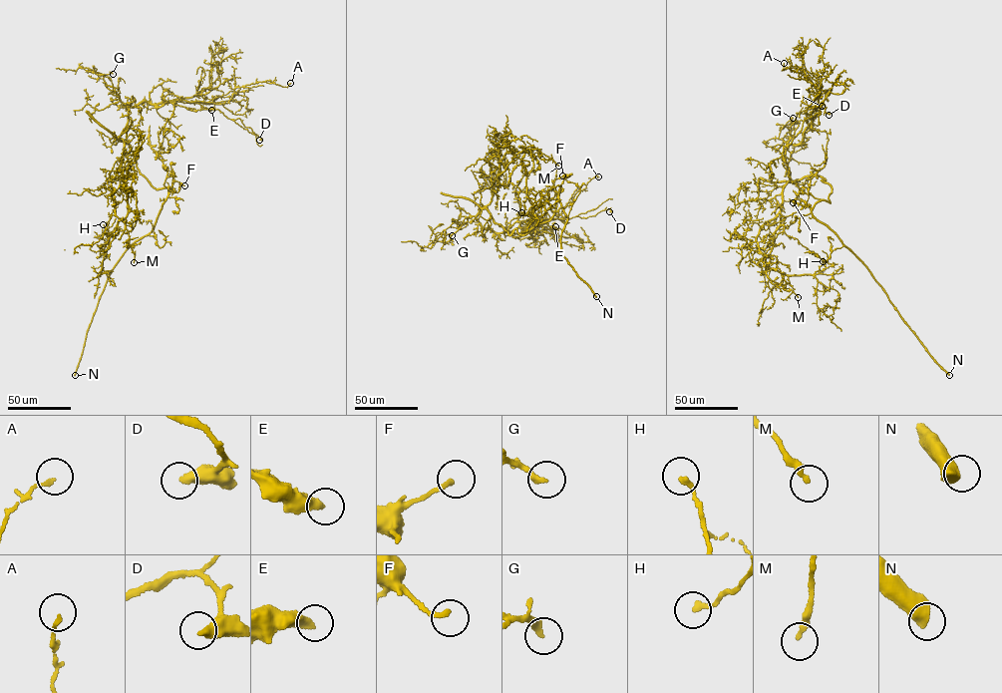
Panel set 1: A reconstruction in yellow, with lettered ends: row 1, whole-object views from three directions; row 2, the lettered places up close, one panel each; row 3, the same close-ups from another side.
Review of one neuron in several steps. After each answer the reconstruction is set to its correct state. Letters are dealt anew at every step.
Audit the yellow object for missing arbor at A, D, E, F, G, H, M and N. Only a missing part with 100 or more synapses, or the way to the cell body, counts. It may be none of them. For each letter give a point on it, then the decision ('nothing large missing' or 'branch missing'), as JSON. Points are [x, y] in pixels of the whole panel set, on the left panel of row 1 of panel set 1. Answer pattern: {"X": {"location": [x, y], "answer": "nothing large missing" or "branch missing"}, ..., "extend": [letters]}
{"A": {"location": [290, 83], "answer": "nothing large missing"}, "D": {"location": [259, 140], "answer": "nothing large missing"}, "E": {"location": [211, 110], "answer": "branch missing"}, "F": {"location": [184, 185], "answer": "nothing large missing"}, "G": {"location": [113, 74], "answer": "nothing large missing"}, "H": {"location": [103, 224], "answer": "nothing large missing"}, "M": {"location": [134, 262], "answer": "nothing large missing"}, "N": {"location": [75, 375], "answer": "branch missing"}, "extend": ["E", "N"]}

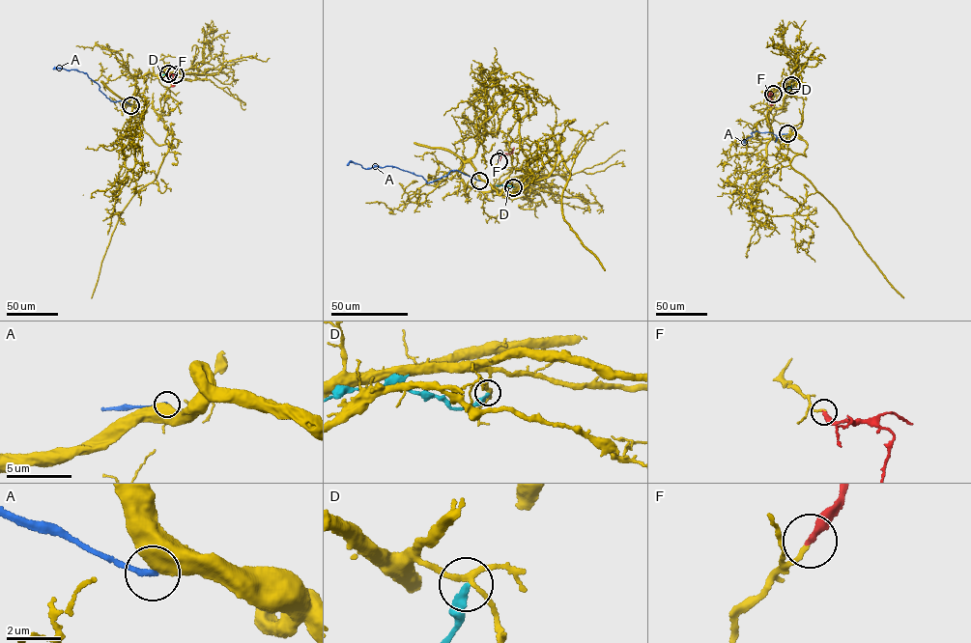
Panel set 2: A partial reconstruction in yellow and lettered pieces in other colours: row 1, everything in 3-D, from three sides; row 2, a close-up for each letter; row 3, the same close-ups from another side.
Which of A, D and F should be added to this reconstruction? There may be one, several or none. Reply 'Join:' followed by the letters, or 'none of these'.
Join: none of these

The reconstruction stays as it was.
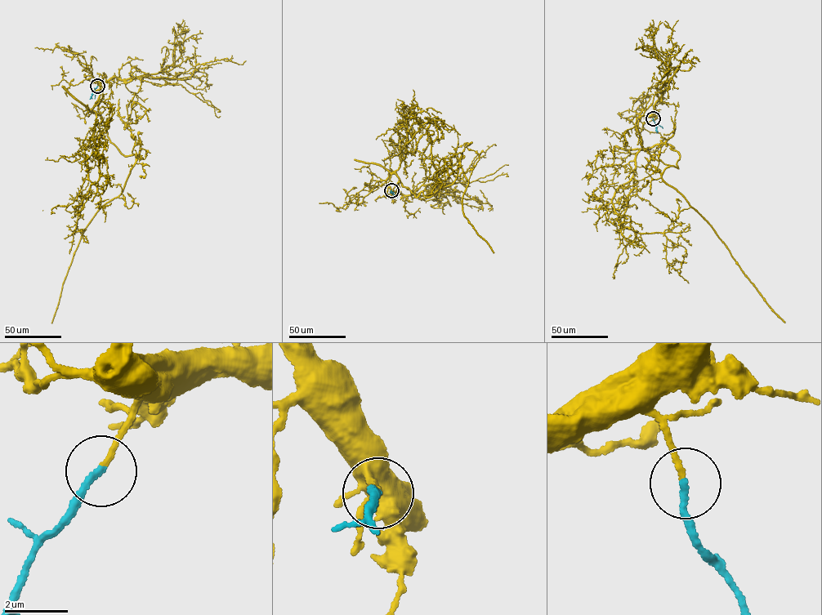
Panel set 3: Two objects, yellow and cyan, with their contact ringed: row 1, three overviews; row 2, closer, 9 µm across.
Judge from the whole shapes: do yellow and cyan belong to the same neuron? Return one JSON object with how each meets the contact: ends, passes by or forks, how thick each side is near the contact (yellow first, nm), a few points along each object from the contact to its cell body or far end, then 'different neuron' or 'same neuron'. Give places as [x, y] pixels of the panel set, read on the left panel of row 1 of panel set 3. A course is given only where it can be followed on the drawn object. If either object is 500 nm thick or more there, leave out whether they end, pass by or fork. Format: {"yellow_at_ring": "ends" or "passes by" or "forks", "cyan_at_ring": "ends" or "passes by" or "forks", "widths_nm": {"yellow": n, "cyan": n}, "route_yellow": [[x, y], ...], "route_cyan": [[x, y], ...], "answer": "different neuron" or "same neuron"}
{"yellow_at_ring": "ends", "cyan_at_ring": "ends", "widths_nm": {"yellow": 160, "cyan": 200}, "route_yellow": [[97, 86], [91, 111], [110, 142], [136, 162], [121, 193], [85, 228], [52, 323]], "route_cyan": [[97, 86], [90, 99]], "answer": "same neuron"}

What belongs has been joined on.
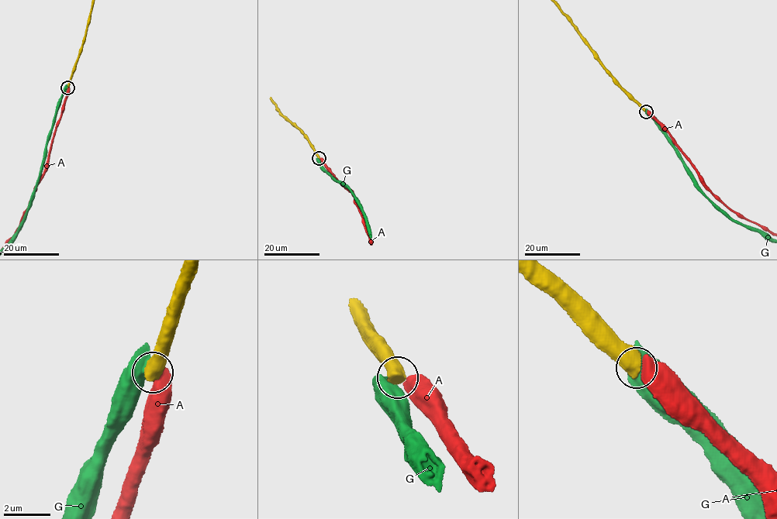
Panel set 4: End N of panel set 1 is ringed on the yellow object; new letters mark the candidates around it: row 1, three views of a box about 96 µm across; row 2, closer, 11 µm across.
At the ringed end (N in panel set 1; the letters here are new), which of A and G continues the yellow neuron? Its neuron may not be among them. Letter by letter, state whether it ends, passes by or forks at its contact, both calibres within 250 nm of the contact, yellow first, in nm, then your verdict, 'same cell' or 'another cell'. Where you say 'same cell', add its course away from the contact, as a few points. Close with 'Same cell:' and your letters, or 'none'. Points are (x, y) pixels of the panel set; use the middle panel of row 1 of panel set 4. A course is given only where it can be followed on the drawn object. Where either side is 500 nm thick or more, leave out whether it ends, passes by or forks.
A: calibres 650 and 600 nm; another cell
G: calibres 650 and 750 nm; another cell
Same cell: none

